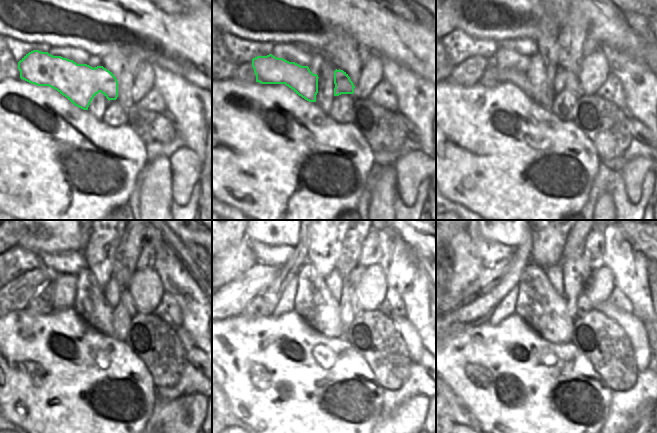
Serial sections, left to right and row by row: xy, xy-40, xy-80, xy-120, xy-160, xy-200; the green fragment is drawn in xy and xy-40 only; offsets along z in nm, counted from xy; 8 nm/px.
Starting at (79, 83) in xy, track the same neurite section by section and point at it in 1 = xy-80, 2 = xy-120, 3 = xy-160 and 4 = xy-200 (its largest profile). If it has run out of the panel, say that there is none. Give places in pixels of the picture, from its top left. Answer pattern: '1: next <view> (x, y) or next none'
1: next xy-80 (515, 77)
2: next xy-120 (126, 297)
3: next xy-160 (357, 308)
4: next xy-200 (583, 305)

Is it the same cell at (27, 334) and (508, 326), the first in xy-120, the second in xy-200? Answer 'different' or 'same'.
same

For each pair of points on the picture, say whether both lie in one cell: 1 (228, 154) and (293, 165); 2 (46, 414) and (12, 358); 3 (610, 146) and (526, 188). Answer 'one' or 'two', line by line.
1: one
2: one
3: two

